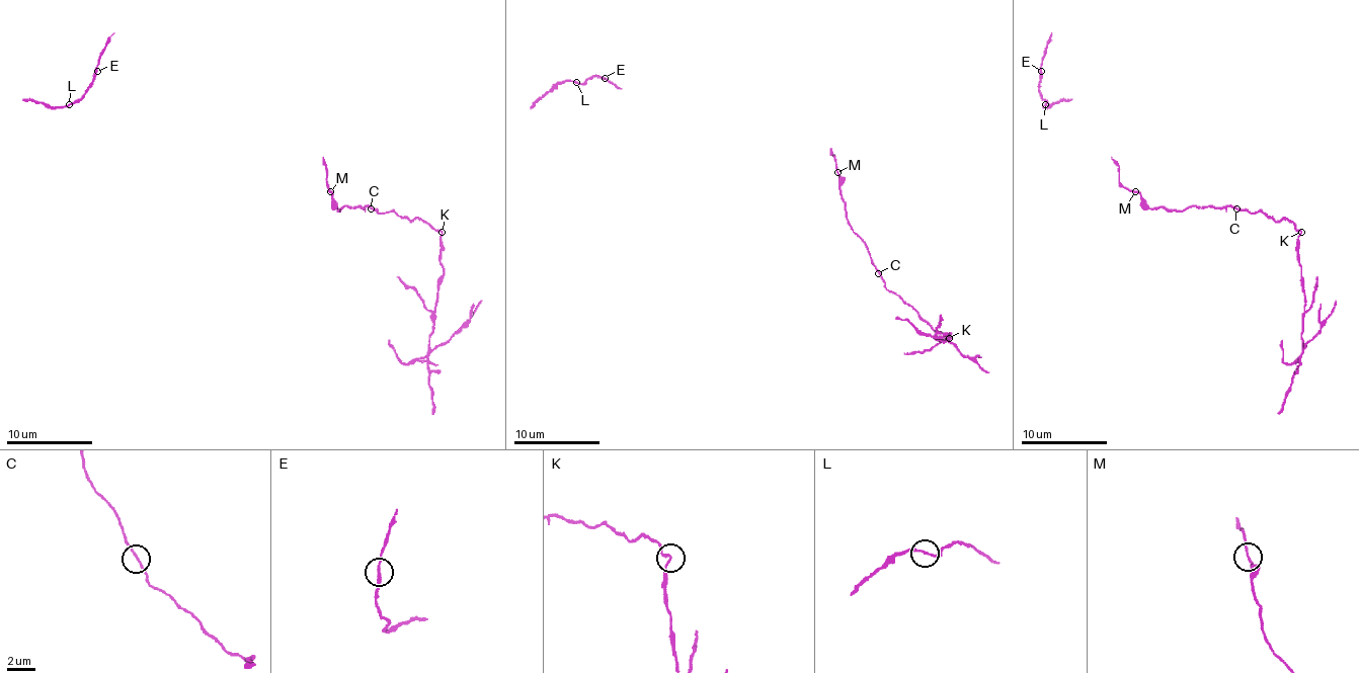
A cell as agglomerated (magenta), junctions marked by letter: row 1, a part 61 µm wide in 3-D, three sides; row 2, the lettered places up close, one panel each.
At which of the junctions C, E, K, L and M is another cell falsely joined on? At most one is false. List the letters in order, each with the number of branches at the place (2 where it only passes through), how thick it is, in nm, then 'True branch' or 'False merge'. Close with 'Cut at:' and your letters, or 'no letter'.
C: Branches: 2. Thickness 160 nm. True branch
E: Branches: 2. Thickness 180 nm. True branch
K: Branches: 2. Thickness 150 nm. False merge
L: Branches: 2. Thickness 150 nm. True branch
M: Branches: 2. Thickness 150 nm. True branch
Cut at: K

